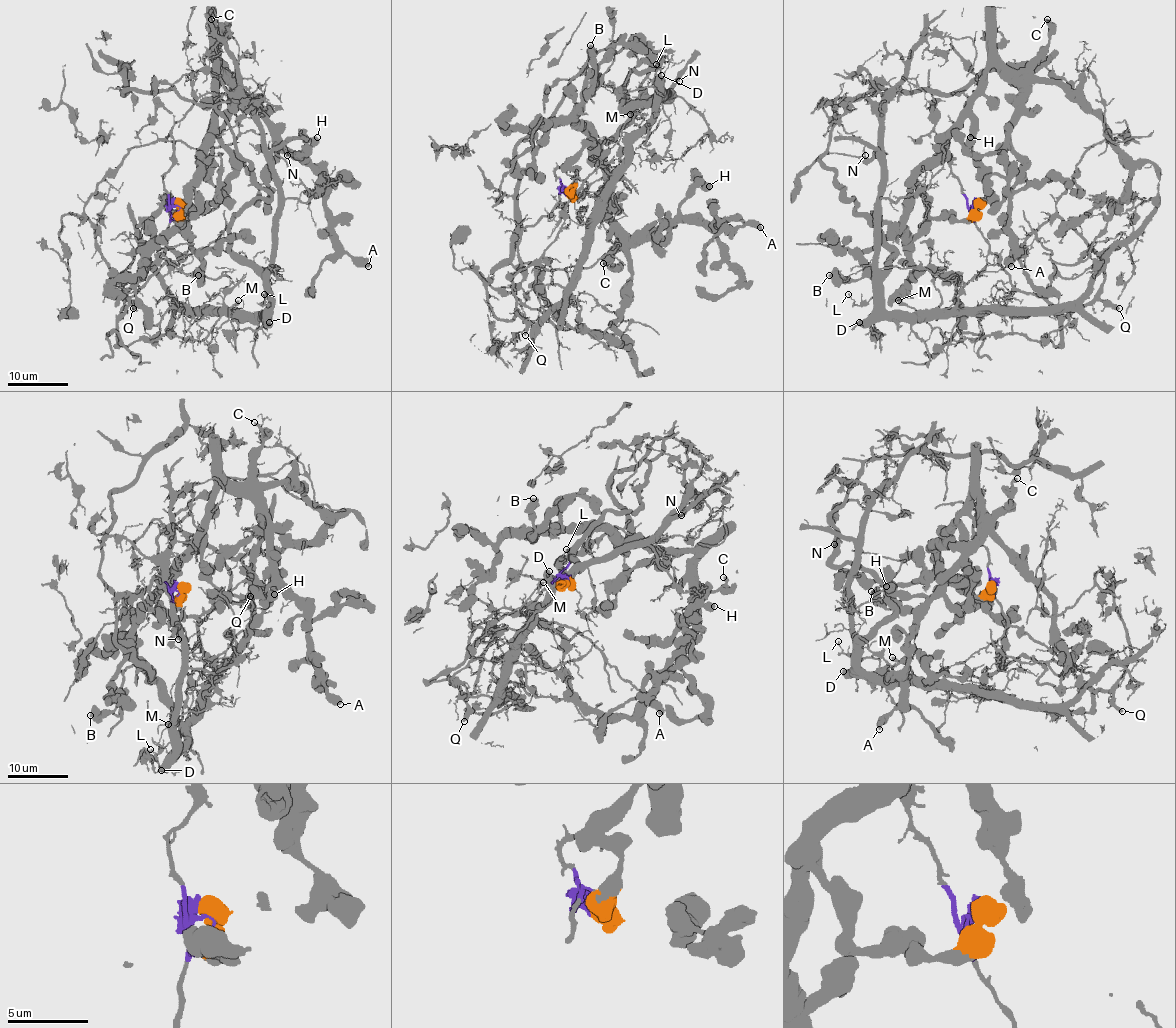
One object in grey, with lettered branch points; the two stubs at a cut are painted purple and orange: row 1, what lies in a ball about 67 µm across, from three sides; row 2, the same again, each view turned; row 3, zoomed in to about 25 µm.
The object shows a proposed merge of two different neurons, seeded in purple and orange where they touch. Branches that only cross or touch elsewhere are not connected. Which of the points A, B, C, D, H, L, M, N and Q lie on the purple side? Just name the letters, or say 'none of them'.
D, L, M, N, Q

